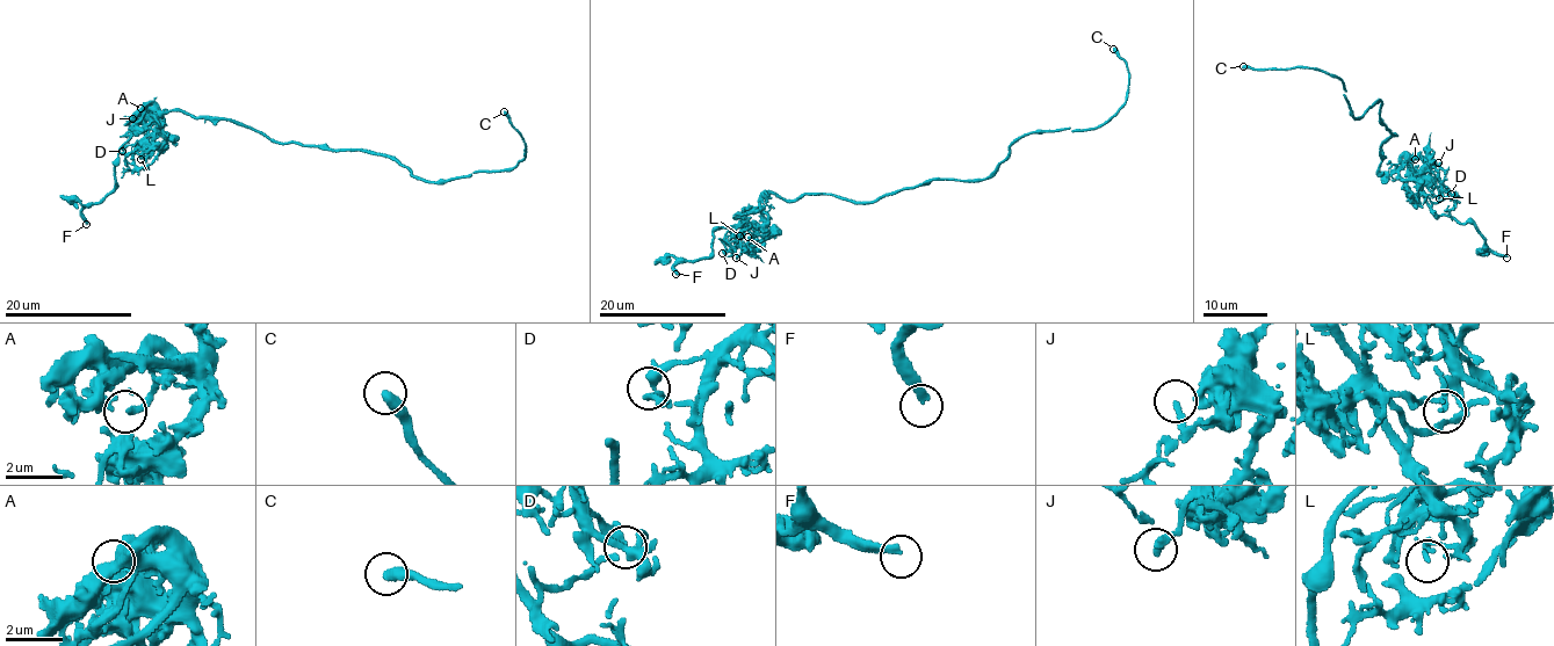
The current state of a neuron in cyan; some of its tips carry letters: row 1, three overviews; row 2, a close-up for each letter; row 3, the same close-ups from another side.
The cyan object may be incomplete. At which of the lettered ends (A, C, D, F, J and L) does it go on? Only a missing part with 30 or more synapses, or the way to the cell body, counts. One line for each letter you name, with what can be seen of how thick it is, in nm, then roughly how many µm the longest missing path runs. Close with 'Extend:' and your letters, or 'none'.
F: Thickness 240 nm. Missing length about 15 µm
Extend: F

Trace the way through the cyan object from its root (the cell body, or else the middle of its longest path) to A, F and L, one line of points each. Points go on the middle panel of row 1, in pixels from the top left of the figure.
A: (895, 191), (865, 203), (829, 194), (801, 194), (789, 200), (770, 194), (765, 200), (767, 217), (747, 237)
F: (895, 191), (865, 203), (770, 194), (761, 226), (714, 230), (712, 254), (684, 261), (676, 274)
L: (895, 191), (865, 203), (829, 194), (789, 200), (770, 194), (763, 209), (747, 216), (750, 226), (739, 236)

